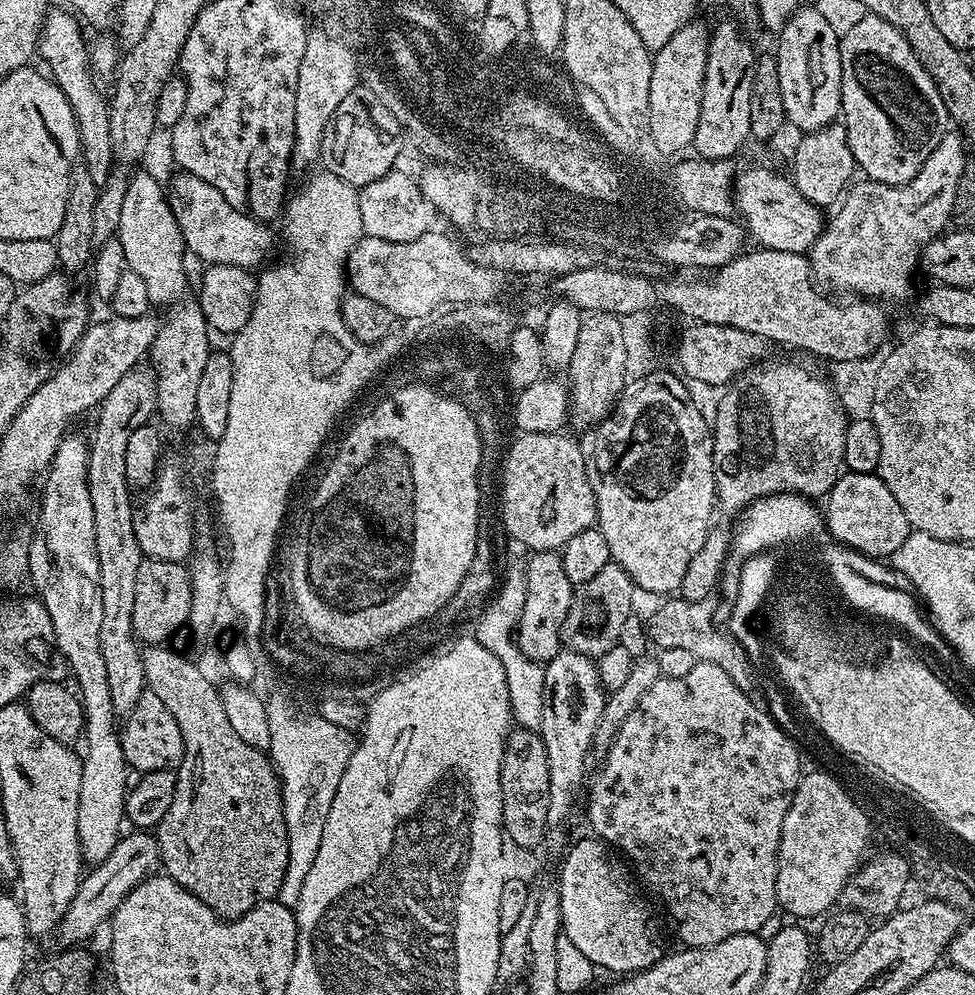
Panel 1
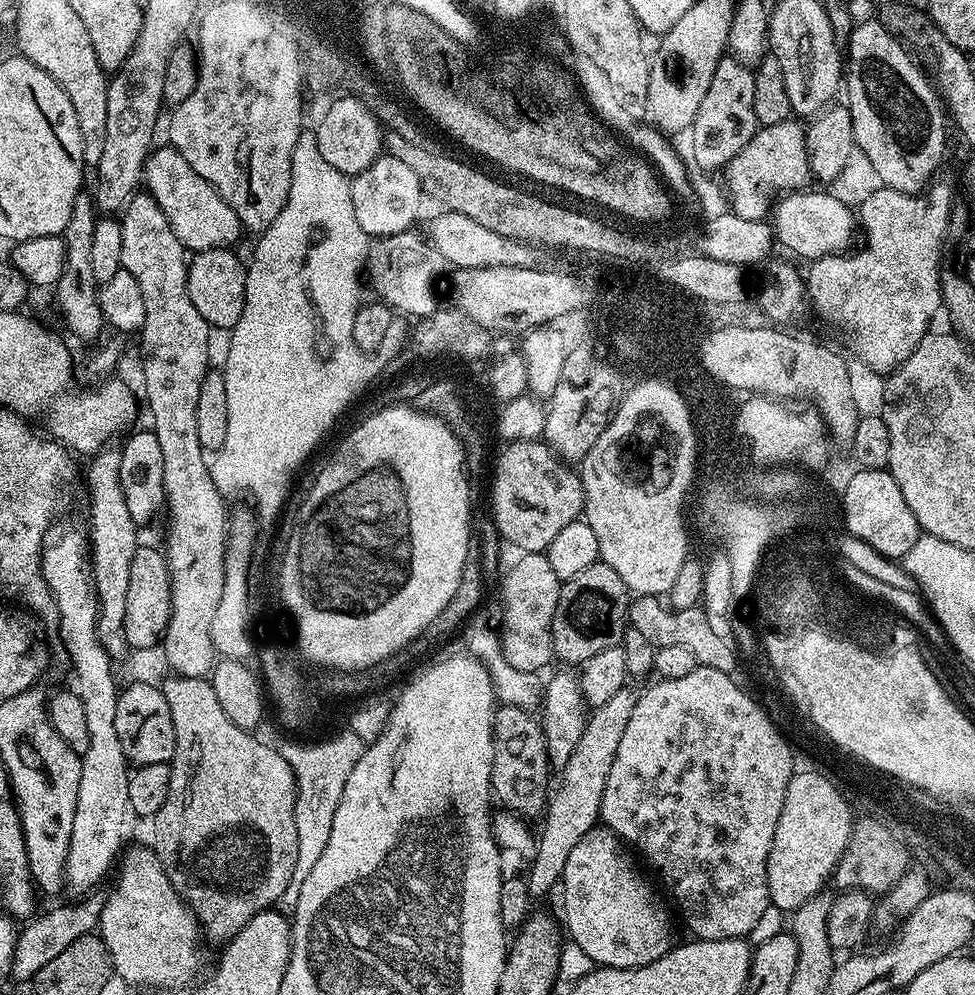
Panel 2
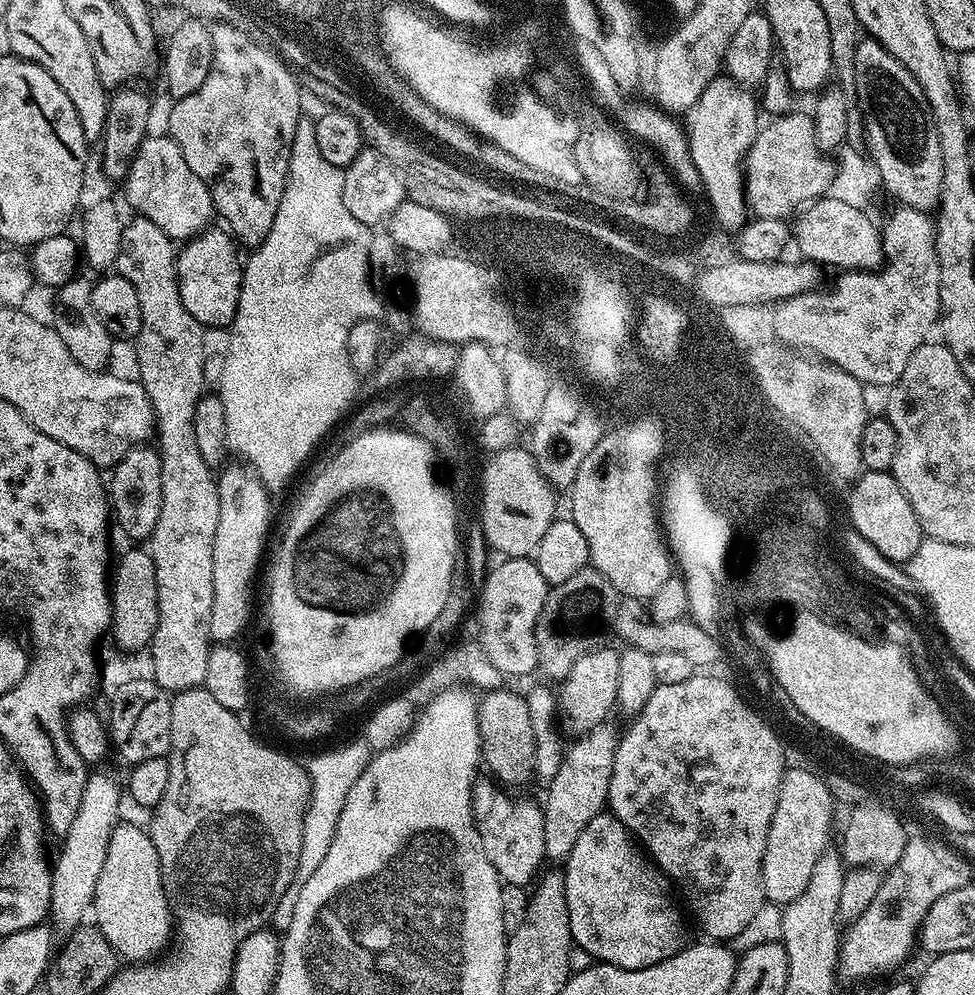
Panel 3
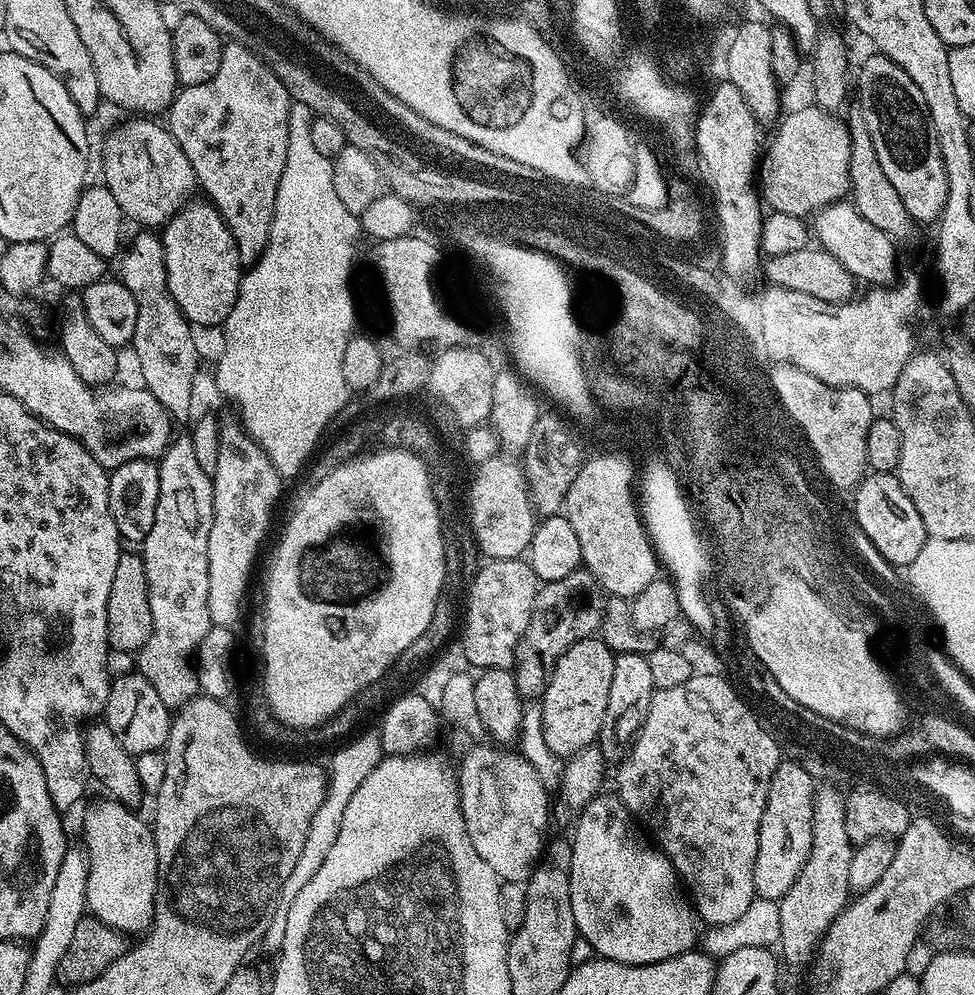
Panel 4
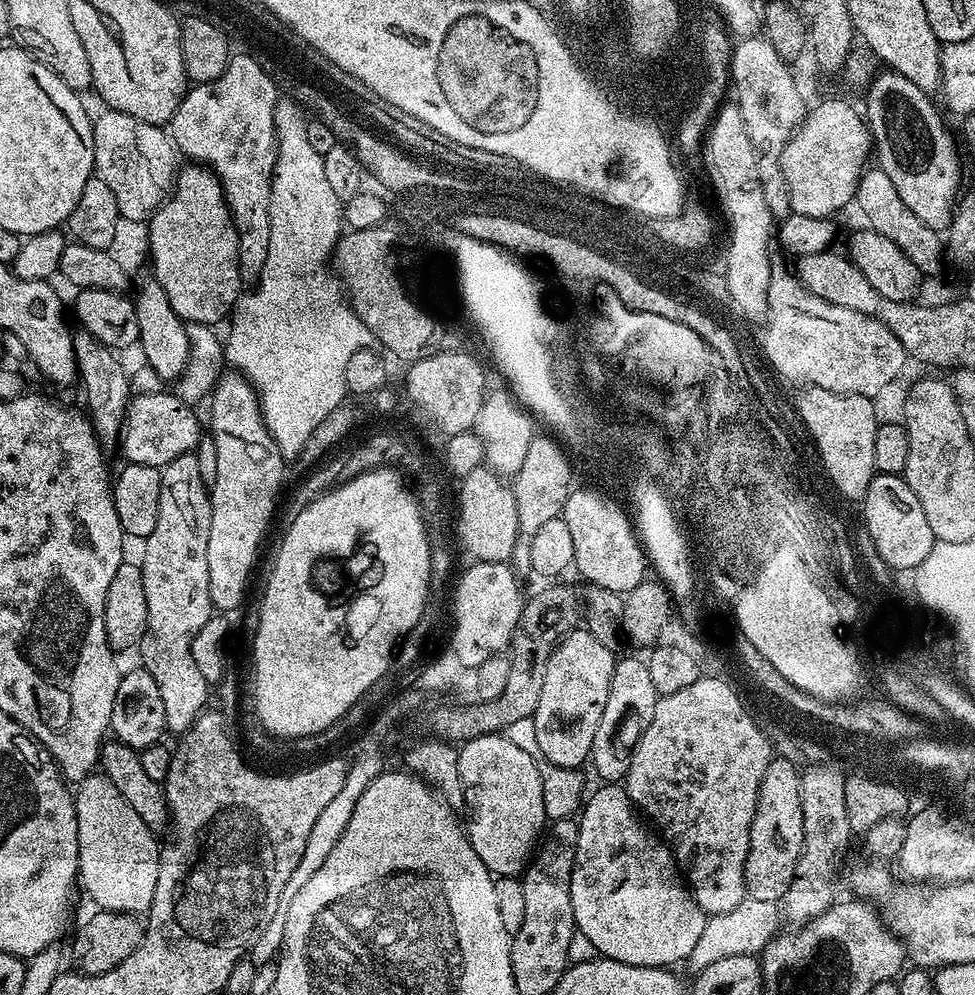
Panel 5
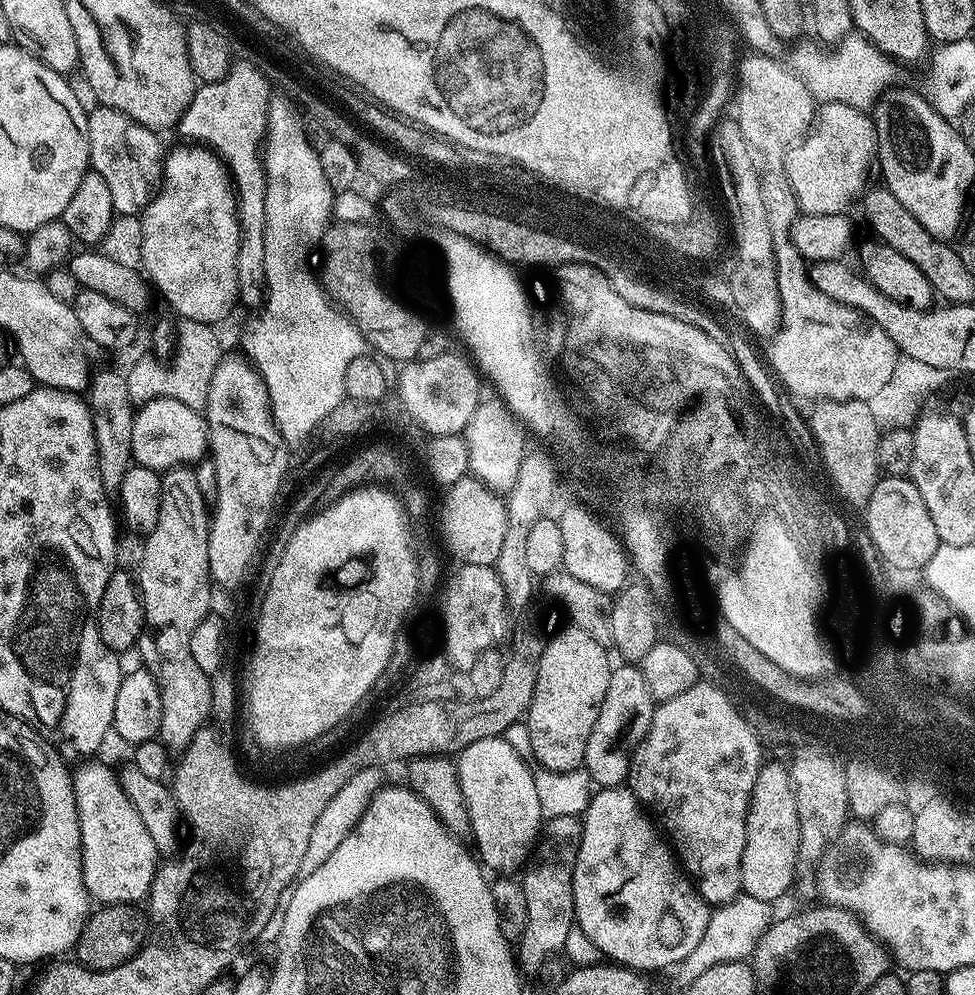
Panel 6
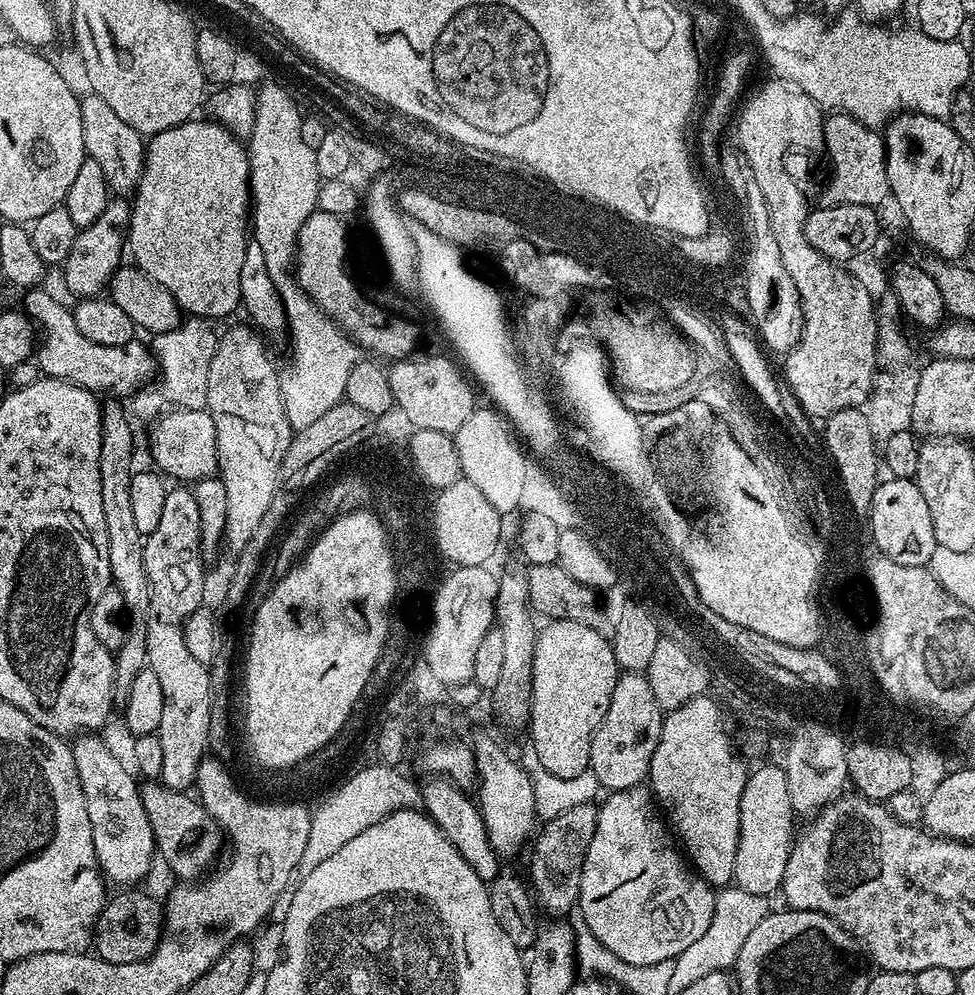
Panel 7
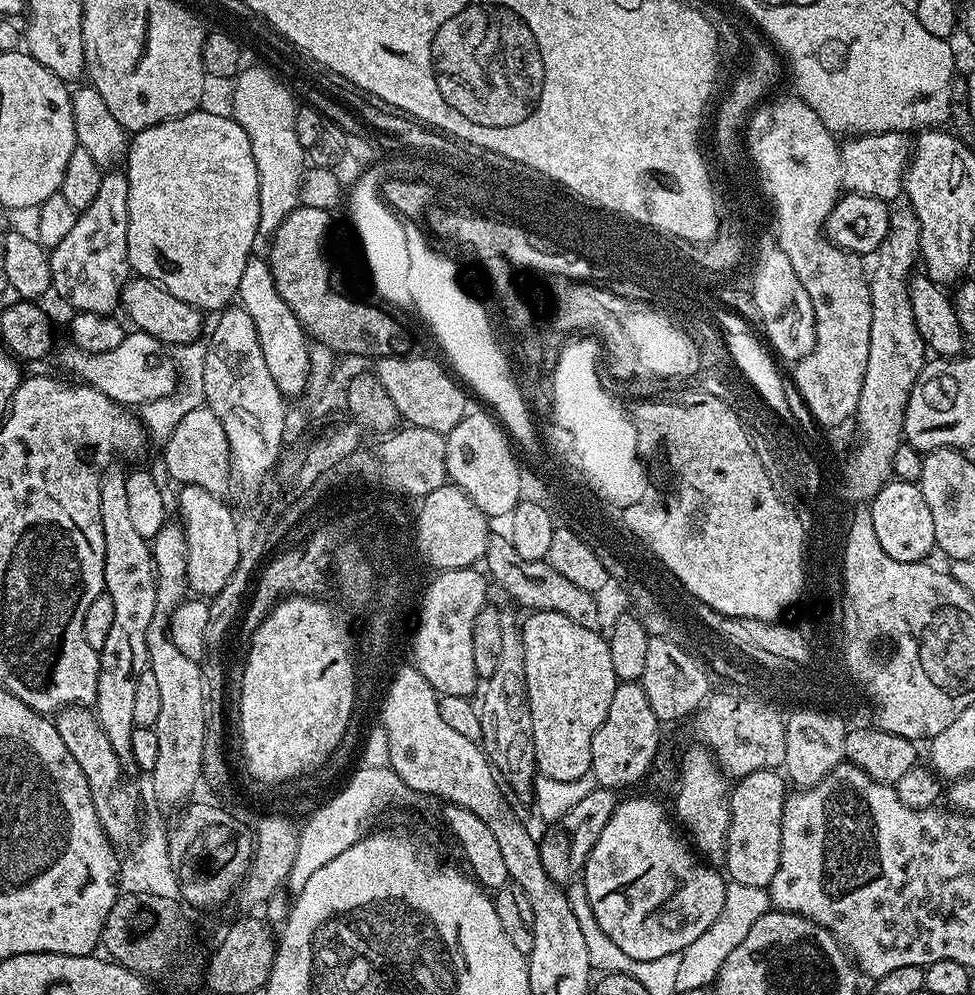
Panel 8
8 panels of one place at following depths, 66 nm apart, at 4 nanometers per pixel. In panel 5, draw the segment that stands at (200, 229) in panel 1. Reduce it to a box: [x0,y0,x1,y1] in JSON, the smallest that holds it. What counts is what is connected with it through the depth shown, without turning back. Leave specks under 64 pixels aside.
[92,110,178,221]

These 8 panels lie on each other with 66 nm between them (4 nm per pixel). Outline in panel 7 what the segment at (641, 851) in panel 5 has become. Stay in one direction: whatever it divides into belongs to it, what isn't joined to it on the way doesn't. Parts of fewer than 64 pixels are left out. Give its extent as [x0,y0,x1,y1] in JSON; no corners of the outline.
[578,787,717,966]

